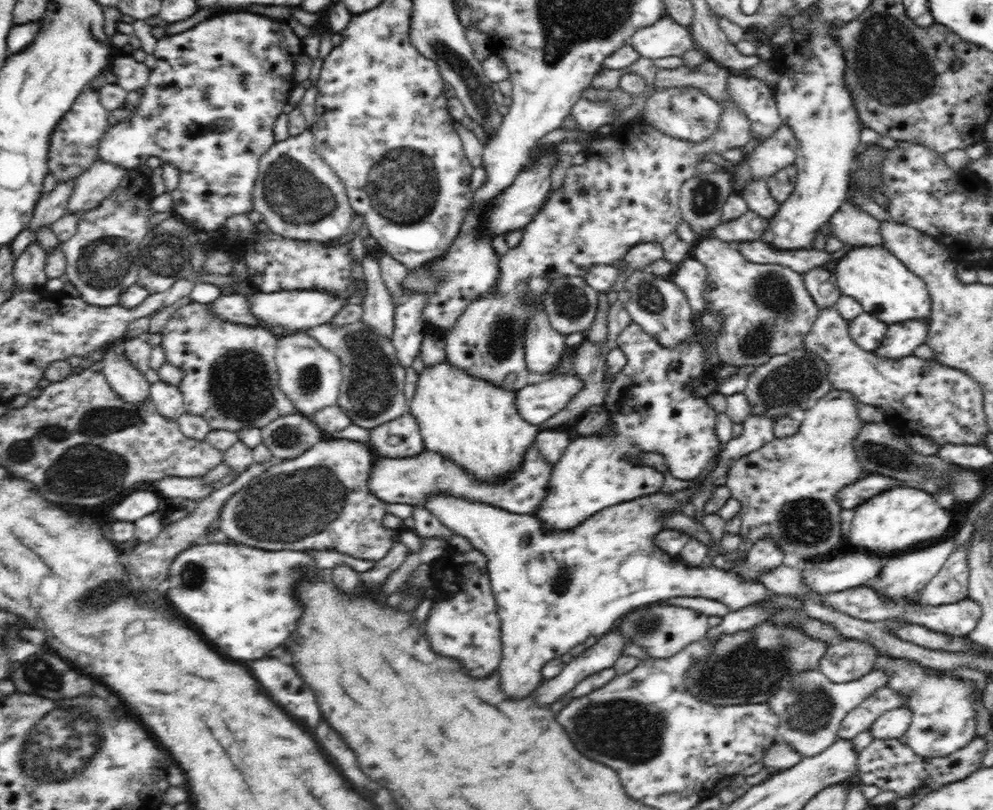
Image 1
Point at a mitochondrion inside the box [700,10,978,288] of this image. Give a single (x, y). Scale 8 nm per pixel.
(899, 85)

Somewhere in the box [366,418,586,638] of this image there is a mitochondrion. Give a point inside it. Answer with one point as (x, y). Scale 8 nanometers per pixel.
(561, 578)

